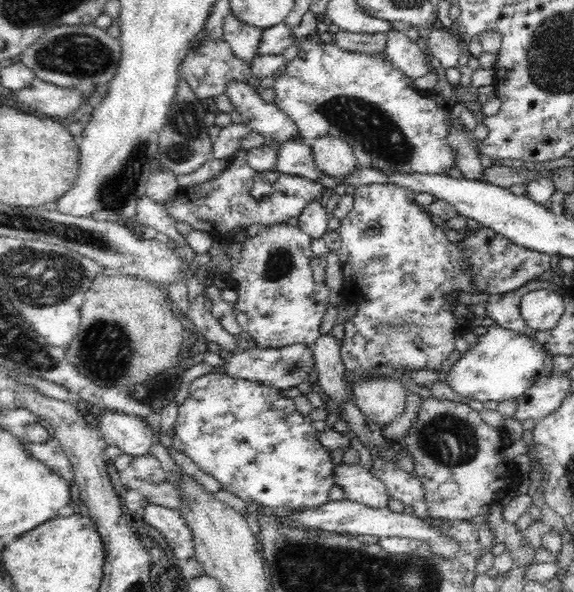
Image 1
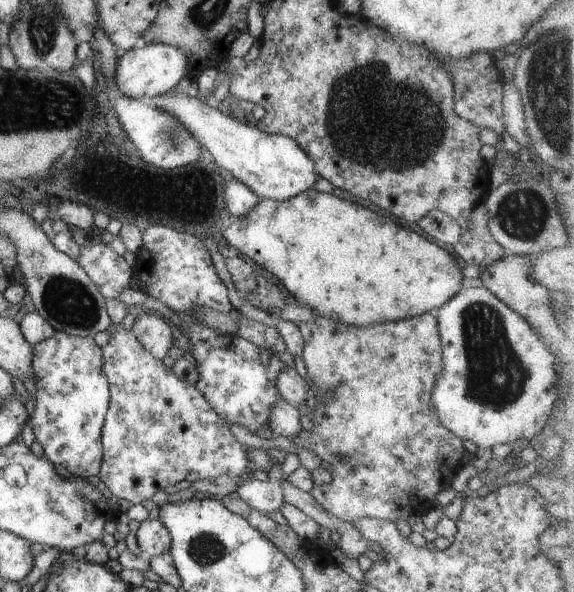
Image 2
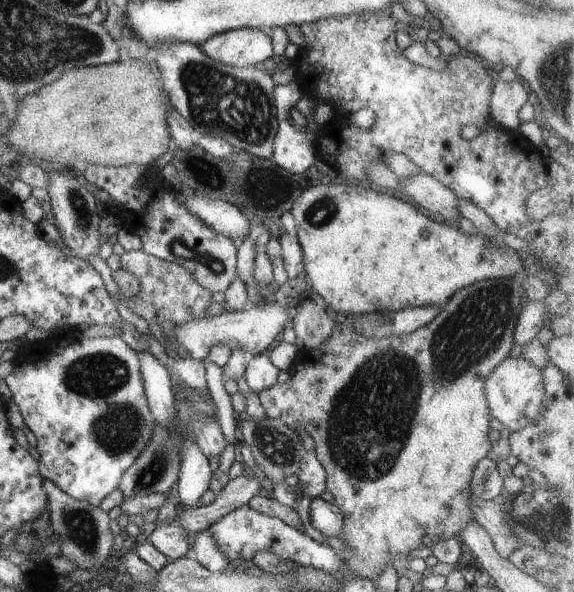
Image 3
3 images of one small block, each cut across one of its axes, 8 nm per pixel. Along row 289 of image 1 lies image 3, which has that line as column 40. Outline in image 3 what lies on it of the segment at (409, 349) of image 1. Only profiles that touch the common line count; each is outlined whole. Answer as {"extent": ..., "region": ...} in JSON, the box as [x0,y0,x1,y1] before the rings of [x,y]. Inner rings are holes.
{"extent":[5,337,154,507],"region":[[[95,337],[95,338],[78,338],[78,340],[58,340],[57,338],[49,338],[42,343],[26,343],[16,351],[16,356],[12,360],[15,364],[14,370],[5,378],[5,382],[11,392],[11,400],[16,403],[20,414],[34,436],[36,436],[36,446],[38,454],[40,454],[39,469],[40,474],[46,480],[52,480],[60,490],[63,490],[68,496],[79,501],[87,502],[92,506],[98,507],[98,504],[120,486],[120,480],[124,476],[125,470],[136,462],[136,458],[144,452],[144,446],[148,446],[154,432],[154,420],[148,408],[148,400],[144,394],[144,382],[140,376],[140,360],[138,353],[132,350],[124,340],[120,337]]]}

